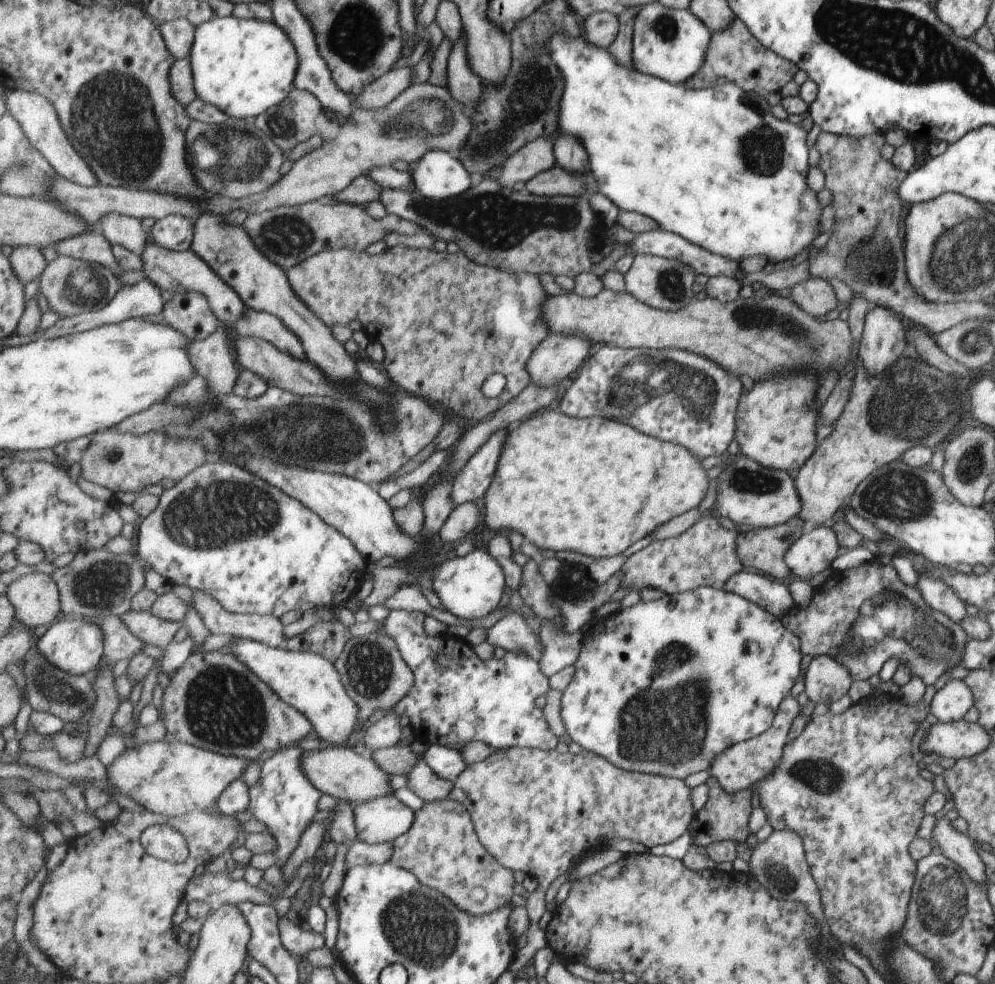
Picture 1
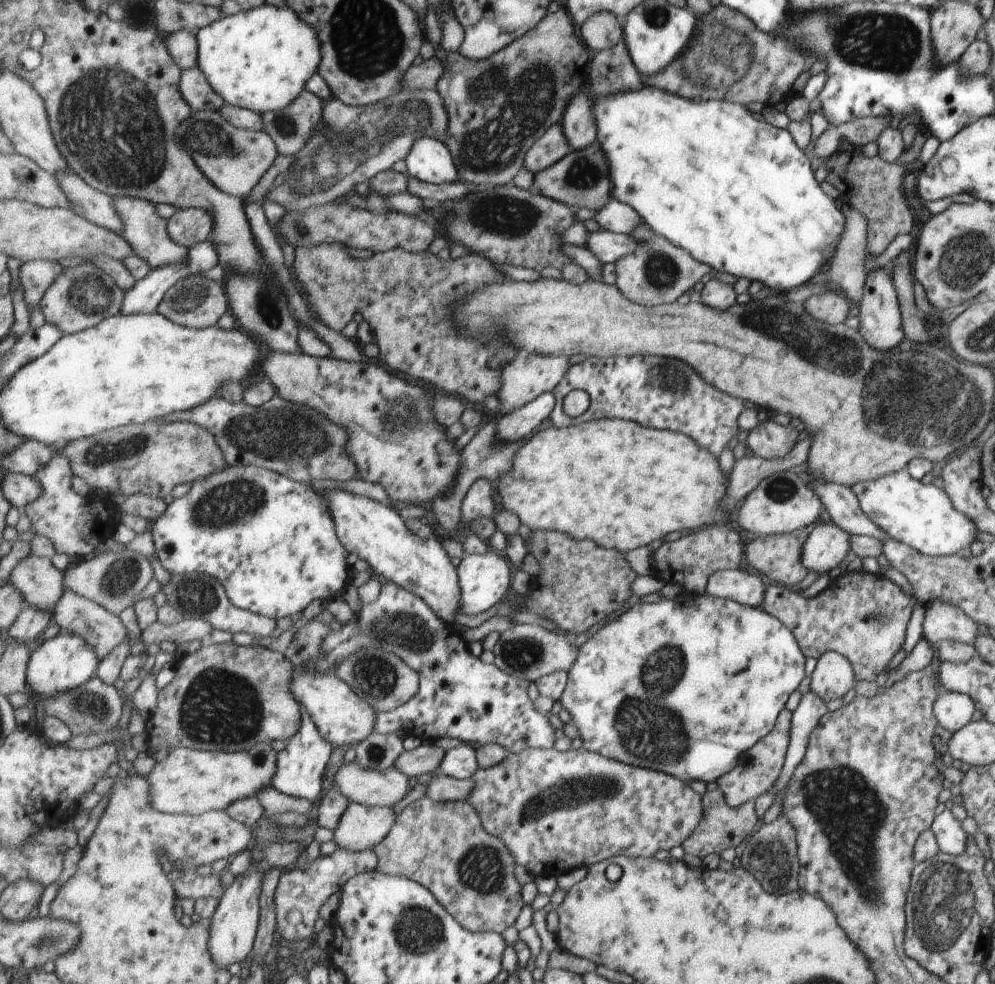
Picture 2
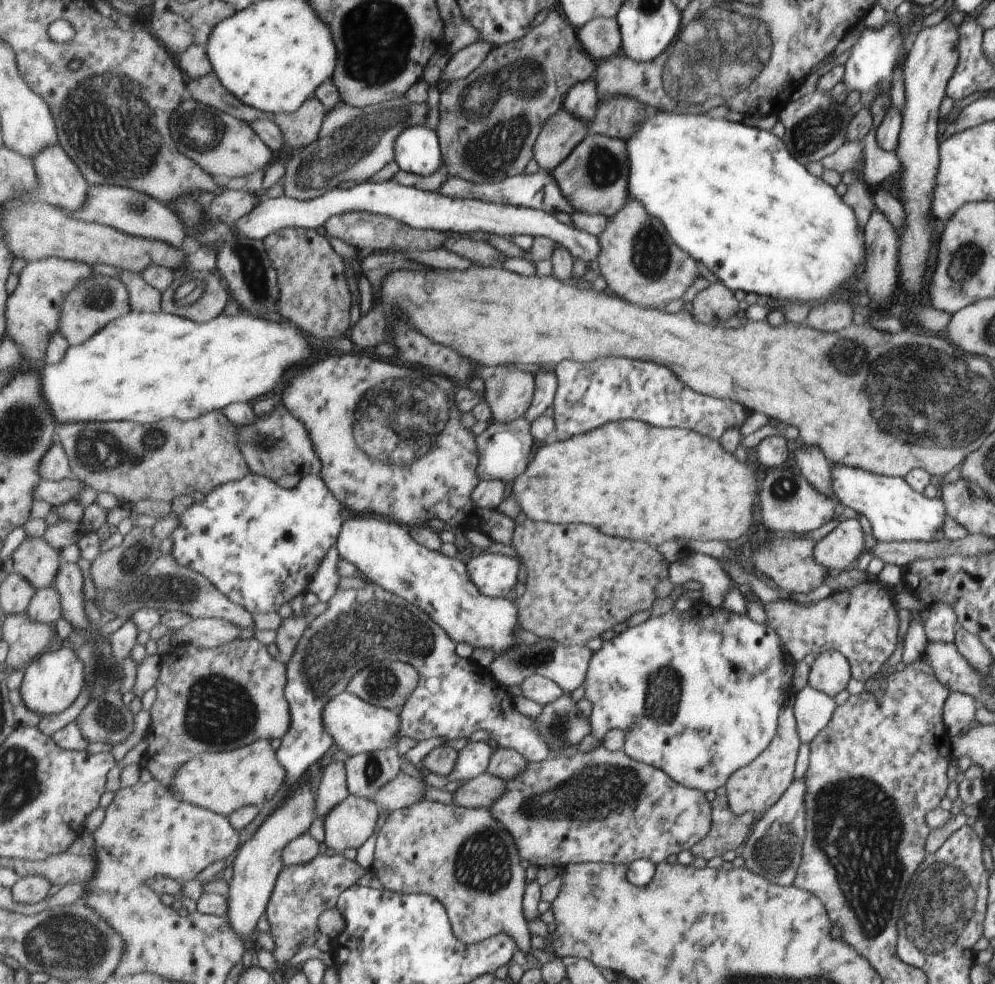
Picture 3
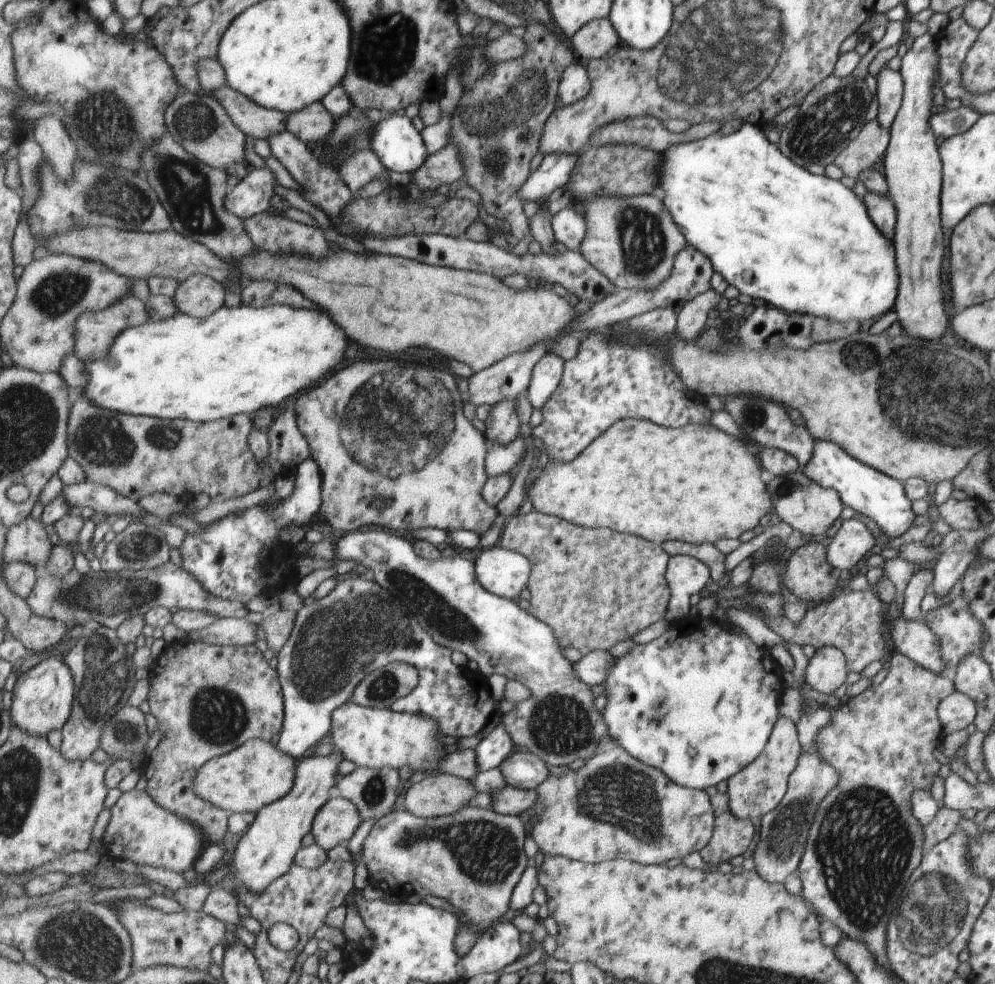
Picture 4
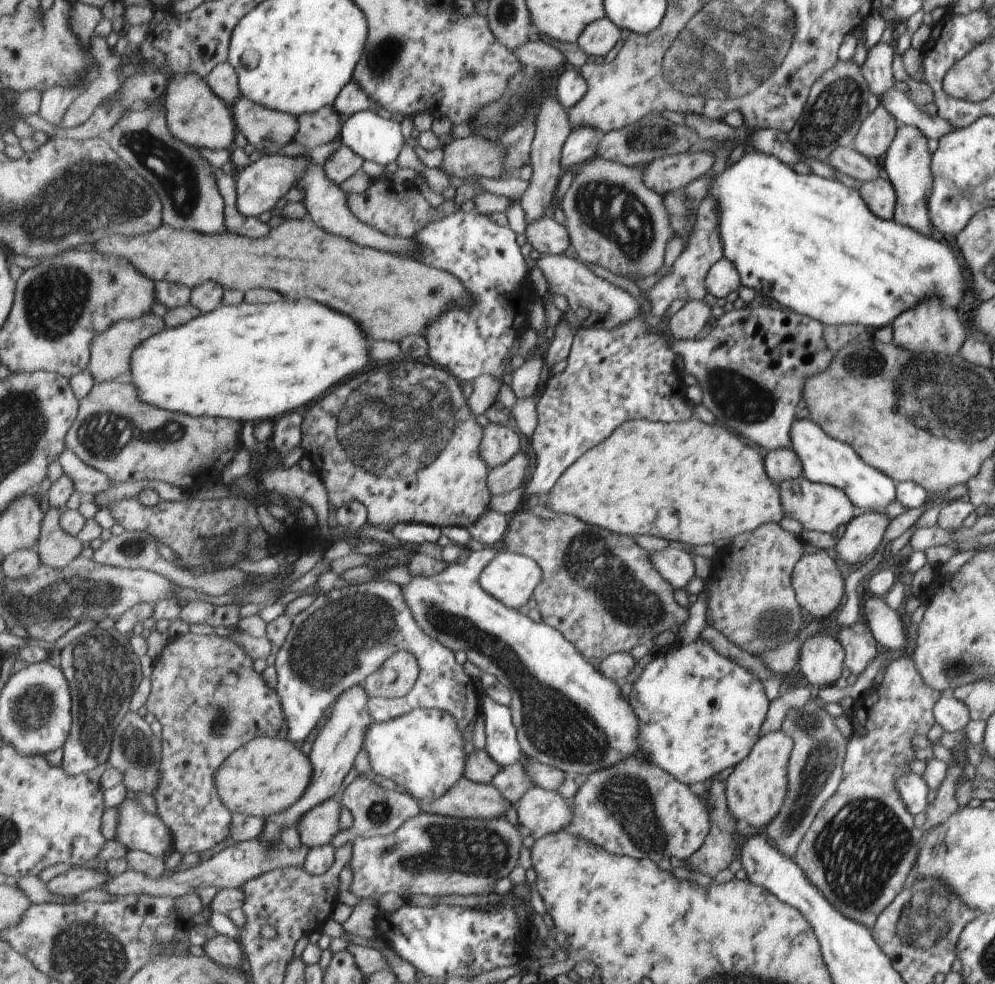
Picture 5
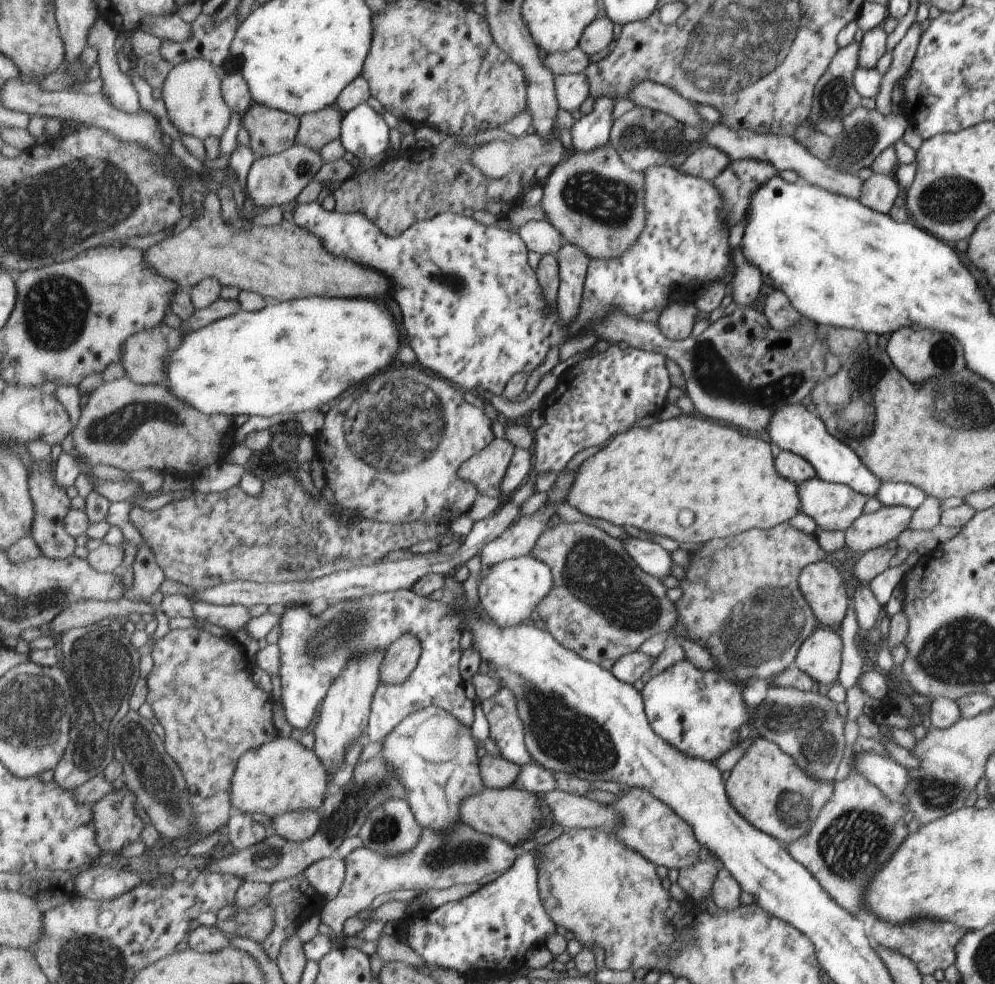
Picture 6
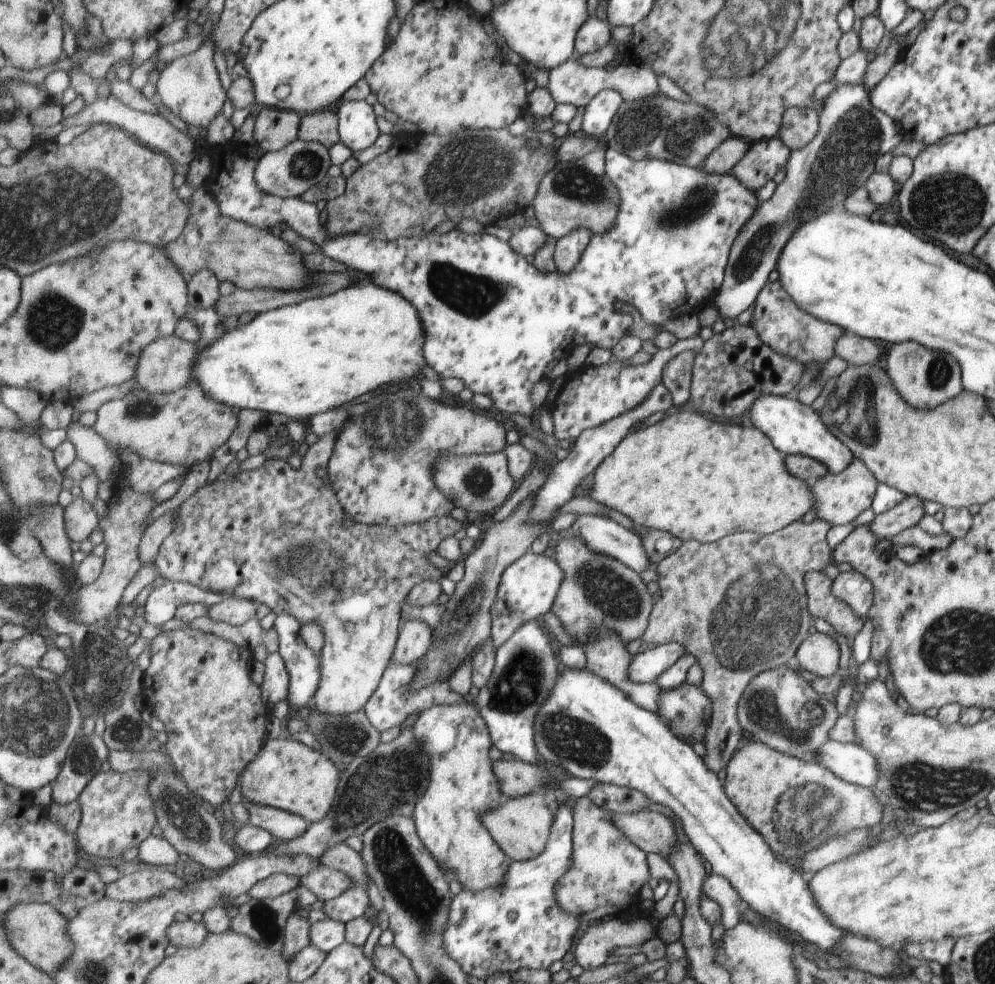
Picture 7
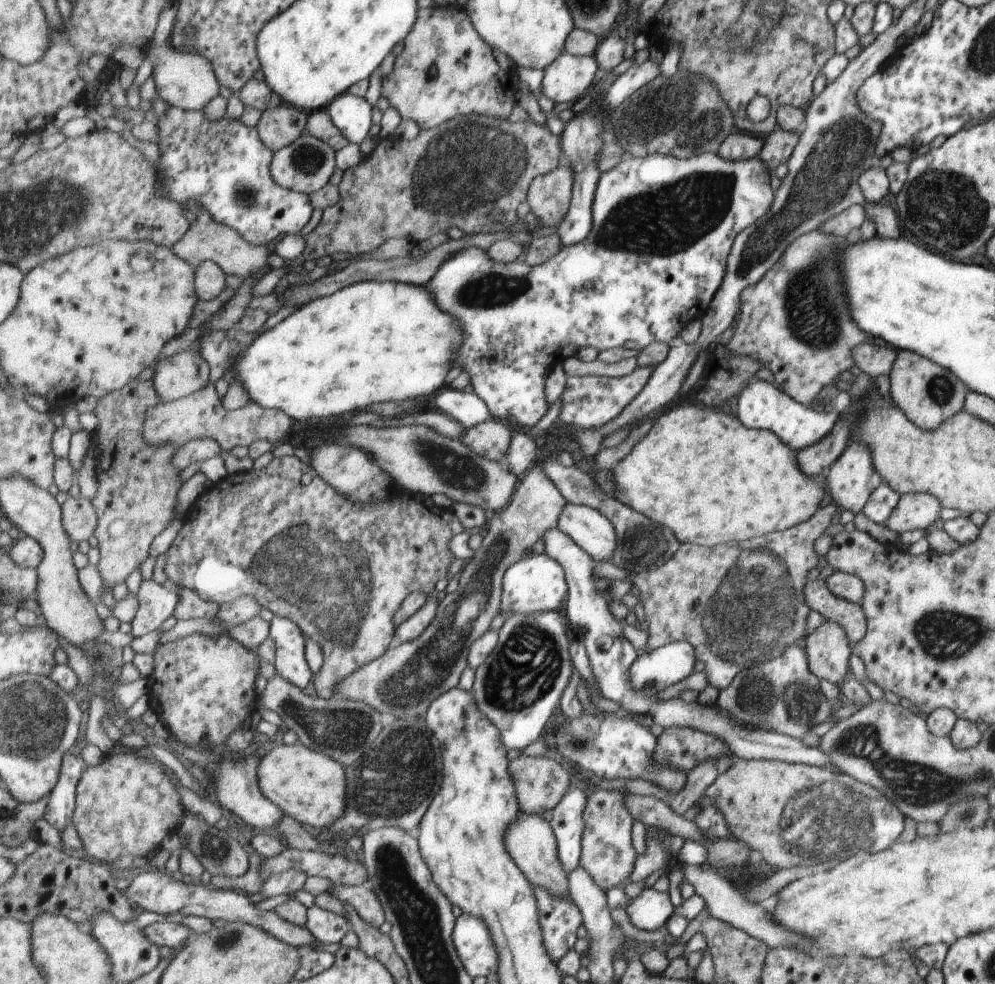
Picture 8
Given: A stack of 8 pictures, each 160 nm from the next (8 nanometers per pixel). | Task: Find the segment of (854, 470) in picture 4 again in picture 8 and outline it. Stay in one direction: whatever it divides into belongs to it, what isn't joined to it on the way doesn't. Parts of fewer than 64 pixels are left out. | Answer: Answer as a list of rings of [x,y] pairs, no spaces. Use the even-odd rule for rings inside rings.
[[[751,379],[737,396],[737,409],[735,416],[742,421],[747,428],[763,429],[775,433],[791,449],[801,451],[802,448],[810,447],[825,435],[832,433],[834,422],[838,418],[838,411],[833,408],[829,412],[822,409],[812,409],[802,405],[790,396],[787,396],[773,384],[760,379]]]

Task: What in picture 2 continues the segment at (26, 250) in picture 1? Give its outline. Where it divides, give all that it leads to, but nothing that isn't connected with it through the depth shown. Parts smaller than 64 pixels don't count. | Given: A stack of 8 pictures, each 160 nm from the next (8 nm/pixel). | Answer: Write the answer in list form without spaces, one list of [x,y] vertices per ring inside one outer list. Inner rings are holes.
[[[37,259],[27,261],[19,270],[19,278],[24,287],[24,298],[28,310],[35,306],[41,308],[42,300],[50,286],[64,273],[64,268],[58,261]]]

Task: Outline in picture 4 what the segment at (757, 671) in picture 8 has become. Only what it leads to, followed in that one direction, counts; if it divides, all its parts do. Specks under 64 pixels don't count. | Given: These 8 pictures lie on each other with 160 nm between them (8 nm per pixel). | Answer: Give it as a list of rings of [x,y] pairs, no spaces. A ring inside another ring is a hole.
[[[815,746],[808,749],[808,751],[800,751],[797,766],[794,768],[793,774],[790,775],[789,787],[787,787],[784,798],[773,811],[766,812],[760,820],[759,840],[757,840],[757,845],[752,855],[754,860],[753,869],[760,877],[765,878],[767,881],[783,883],[785,878],[797,868],[806,843],[810,824],[814,819],[816,806],[836,785],[839,777],[837,770],[822,759],[822,756],[815,750]]]

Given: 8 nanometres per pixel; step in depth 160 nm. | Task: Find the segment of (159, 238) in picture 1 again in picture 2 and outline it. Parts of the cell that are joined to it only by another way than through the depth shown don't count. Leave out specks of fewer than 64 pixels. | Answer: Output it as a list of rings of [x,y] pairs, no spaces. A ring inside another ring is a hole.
[[[204,208],[180,209],[168,220],[168,231],[172,239],[188,248],[205,242],[214,234],[216,220]]]

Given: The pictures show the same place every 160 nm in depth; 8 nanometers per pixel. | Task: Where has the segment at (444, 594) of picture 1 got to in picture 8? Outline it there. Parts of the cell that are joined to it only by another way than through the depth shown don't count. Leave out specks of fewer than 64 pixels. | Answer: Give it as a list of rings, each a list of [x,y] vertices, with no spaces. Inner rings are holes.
[[[546,553],[523,556],[506,572],[502,592],[502,612],[529,614],[548,610],[560,610],[565,598],[565,581],[558,561]]]

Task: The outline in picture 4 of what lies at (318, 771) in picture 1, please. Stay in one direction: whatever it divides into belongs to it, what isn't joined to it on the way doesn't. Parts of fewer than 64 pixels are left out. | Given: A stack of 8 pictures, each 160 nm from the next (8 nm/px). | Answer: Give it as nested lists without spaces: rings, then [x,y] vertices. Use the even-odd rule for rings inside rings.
[[[439,772],[409,786],[402,806],[418,817],[454,815],[469,807],[477,793],[473,782]]]

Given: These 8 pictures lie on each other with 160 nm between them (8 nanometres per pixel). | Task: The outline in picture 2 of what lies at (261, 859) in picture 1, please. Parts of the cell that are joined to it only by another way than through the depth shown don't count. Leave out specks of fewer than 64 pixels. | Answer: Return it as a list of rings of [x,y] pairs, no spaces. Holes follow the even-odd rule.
[[[303,706],[301,728],[288,745],[278,753],[278,774],[275,775],[272,786],[283,794],[295,798],[306,798],[312,802],[321,794],[321,788],[323,788],[321,784],[323,784],[325,768],[331,760],[331,754],[333,754],[333,746],[322,732],[319,732],[310,712]]]

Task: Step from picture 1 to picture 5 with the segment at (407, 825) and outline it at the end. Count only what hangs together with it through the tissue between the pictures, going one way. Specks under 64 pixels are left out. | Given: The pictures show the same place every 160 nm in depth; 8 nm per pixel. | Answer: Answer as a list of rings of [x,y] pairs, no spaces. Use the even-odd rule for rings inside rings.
[[[330,799],[329,801],[307,811],[295,826],[300,836],[301,844],[314,849],[329,845],[333,836],[340,831],[339,816],[341,816],[341,803]]]

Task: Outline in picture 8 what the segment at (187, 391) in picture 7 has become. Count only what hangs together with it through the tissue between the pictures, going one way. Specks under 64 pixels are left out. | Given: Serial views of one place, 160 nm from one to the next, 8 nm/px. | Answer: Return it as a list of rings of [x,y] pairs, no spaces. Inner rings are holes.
[[[211,382],[201,390],[176,401],[163,402],[151,407],[147,415],[146,441],[154,445],[173,443],[179,448],[193,439],[214,438],[219,441],[225,452],[235,446],[250,447],[256,440],[266,440],[278,445],[289,438],[293,419],[281,409],[265,408],[249,400],[244,407],[235,411],[225,410],[221,404],[215,383]]]

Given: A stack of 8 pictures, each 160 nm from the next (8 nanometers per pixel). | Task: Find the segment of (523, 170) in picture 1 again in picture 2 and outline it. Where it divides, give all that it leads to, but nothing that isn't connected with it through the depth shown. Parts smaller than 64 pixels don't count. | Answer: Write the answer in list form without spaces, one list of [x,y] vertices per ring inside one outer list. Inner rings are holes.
[[[552,124],[526,152],[526,169],[534,175],[571,151],[561,124]]]

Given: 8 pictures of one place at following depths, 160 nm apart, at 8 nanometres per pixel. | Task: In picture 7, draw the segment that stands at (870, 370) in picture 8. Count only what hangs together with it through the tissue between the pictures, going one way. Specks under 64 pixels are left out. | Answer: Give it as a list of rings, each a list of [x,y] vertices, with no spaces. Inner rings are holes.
[[[844,332],[835,344],[835,356],[853,366],[877,365],[885,352],[886,348],[873,344],[871,339],[864,339],[851,332]]]

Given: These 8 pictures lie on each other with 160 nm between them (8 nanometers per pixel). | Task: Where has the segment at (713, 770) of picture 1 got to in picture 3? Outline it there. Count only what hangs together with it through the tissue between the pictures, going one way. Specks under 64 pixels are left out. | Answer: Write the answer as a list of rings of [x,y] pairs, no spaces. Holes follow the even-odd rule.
[[[782,708],[781,714],[778,715],[777,732],[767,748],[751,763],[746,764],[745,767],[738,768],[724,784],[726,801],[728,802],[729,810],[734,815],[741,816],[748,812],[761,814],[779,800],[783,791],[793,780],[793,766],[799,744],[800,736],[793,708]]]

